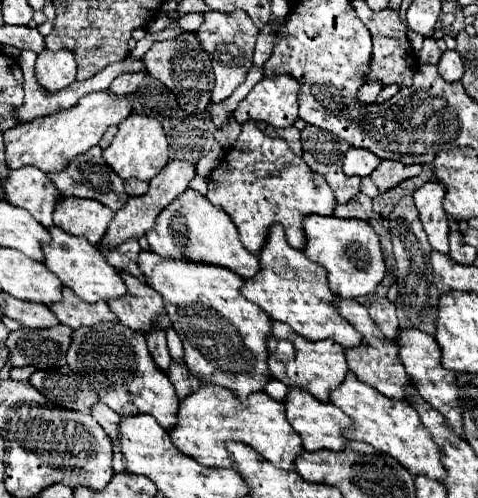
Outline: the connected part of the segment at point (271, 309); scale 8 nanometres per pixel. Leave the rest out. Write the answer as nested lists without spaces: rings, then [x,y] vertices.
[[[273,225],[267,237],[263,251],[259,253],[261,271],[257,277],[245,281],[243,295],[245,299],[257,303],[267,315],[275,321],[287,323],[295,333],[309,341],[335,339],[345,349],[361,345],[361,333],[353,329],[349,321],[345,321],[335,309],[335,293],[328,287],[326,270],[319,263],[313,263],[305,257],[303,251],[293,249],[285,239],[285,229],[281,225]]]

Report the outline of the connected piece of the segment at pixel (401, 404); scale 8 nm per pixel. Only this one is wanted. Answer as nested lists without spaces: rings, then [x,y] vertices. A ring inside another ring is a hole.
[[[349,371],[345,383],[341,383],[341,387],[337,387],[337,391],[333,391],[331,403],[337,405],[355,423],[355,429],[345,433],[347,439],[369,443],[377,451],[391,455],[415,477],[425,475],[433,481],[443,481],[447,477],[445,467],[441,463],[439,445],[433,441],[429,429],[425,429],[425,425],[421,423],[421,417],[417,415],[417,411],[407,401],[389,399],[389,397],[381,395],[379,391],[373,391],[369,385],[361,383]]]

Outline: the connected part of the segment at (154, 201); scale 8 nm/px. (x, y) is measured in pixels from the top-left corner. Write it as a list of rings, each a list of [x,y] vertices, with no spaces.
[[[169,161],[169,165],[165,165],[163,171],[157,173],[157,175],[151,179],[149,191],[147,191],[145,195],[141,195],[141,197],[129,197],[129,203],[125,203],[125,207],[121,207],[121,209],[115,213],[111,225],[109,225],[107,233],[105,233],[105,243],[103,243],[103,245],[107,245],[107,249],[111,249],[111,247],[123,245],[123,243],[129,241],[129,239],[141,239],[147,231],[153,229],[153,223],[155,223],[157,215],[163,211],[163,207],[169,205],[179,193],[183,193],[183,191],[189,187],[189,181],[191,181],[193,177],[195,177],[195,165],[193,165],[193,163]]]

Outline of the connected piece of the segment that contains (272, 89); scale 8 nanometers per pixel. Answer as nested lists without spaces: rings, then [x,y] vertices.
[[[289,77],[261,79],[253,91],[237,105],[233,117],[239,125],[247,121],[263,121],[275,129],[289,127],[299,117],[297,87],[299,83]]]

